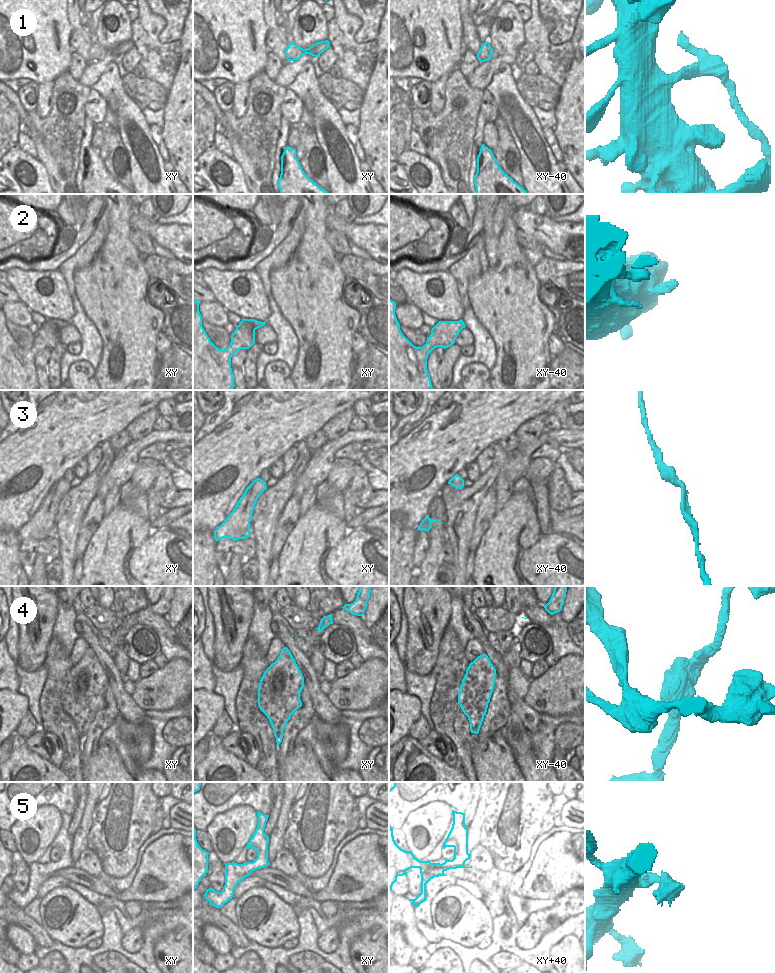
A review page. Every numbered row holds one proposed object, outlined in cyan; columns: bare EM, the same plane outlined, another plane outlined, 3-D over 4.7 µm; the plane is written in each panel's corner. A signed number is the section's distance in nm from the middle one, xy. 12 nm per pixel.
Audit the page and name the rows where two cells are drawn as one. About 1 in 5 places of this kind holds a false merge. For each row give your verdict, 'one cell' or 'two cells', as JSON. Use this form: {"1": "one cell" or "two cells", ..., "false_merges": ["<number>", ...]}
{"1": "two cells", "2": "one cell", "3": "one cell", "4": "two cells", "5": "one cell", "false_merges": ["1", "4"]}

